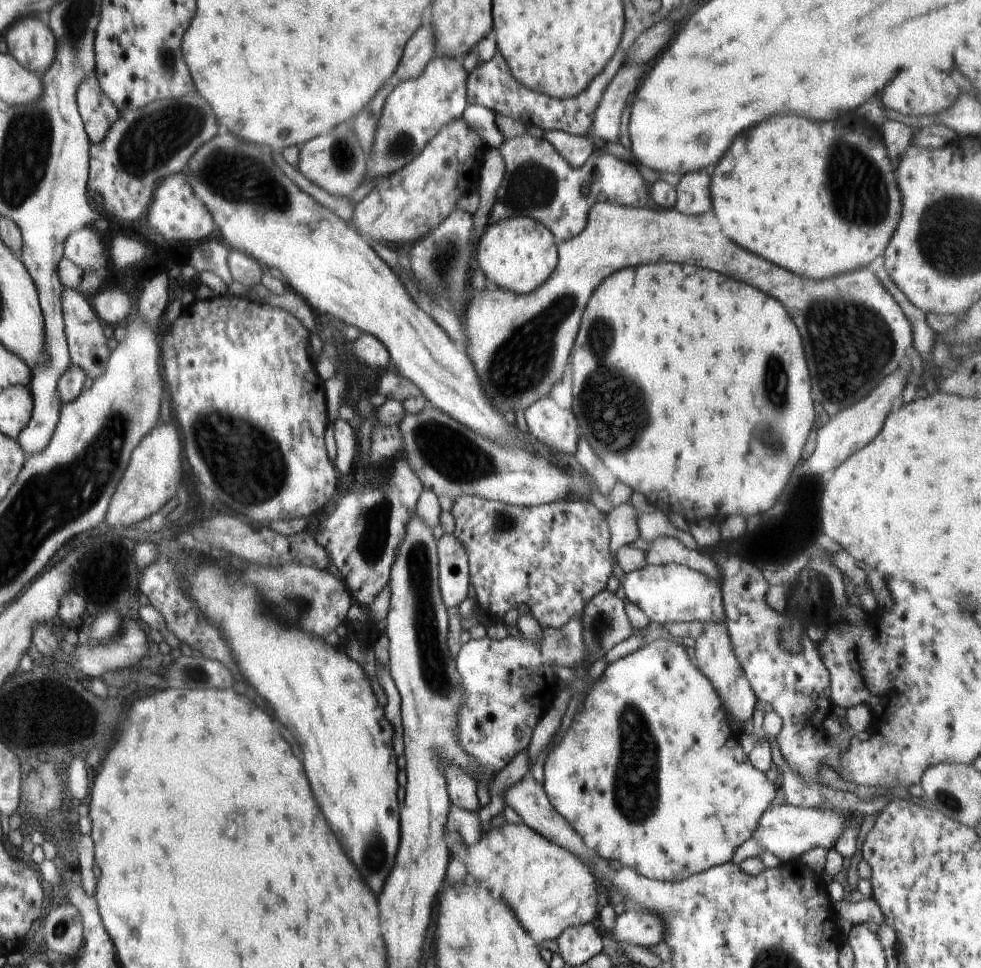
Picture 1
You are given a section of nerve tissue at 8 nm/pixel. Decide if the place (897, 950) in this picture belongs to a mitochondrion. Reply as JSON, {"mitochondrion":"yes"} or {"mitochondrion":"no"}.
{"mitochondrion":"no"}

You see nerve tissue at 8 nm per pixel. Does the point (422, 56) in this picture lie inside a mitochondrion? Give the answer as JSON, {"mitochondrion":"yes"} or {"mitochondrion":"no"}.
{"mitochondrion":"no"}

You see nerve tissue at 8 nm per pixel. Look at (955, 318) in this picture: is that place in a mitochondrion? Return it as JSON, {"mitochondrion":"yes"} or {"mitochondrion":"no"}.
{"mitochondrion":"no"}

